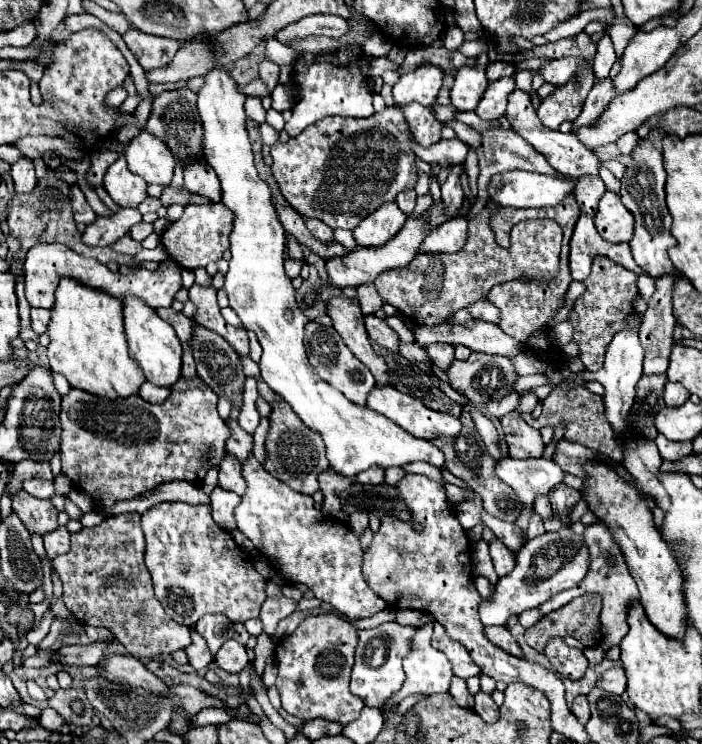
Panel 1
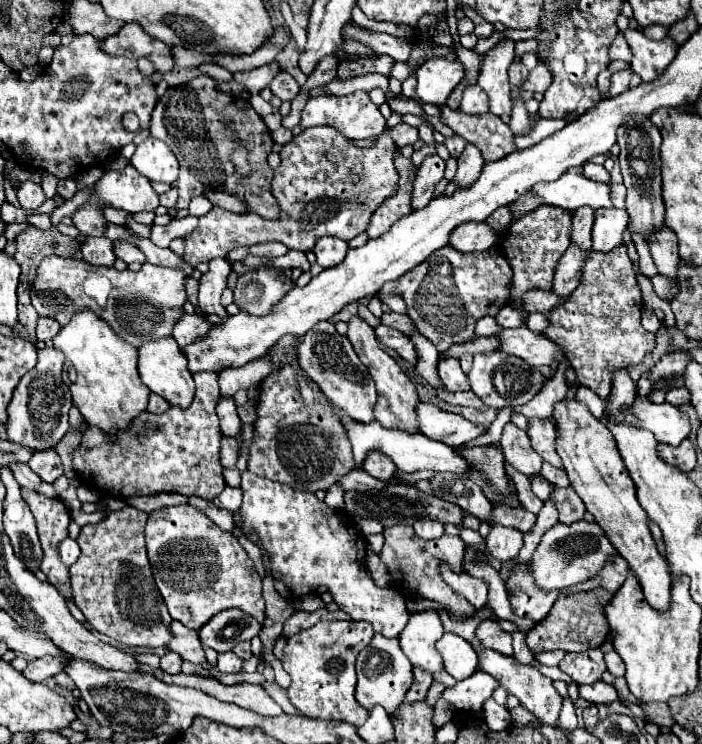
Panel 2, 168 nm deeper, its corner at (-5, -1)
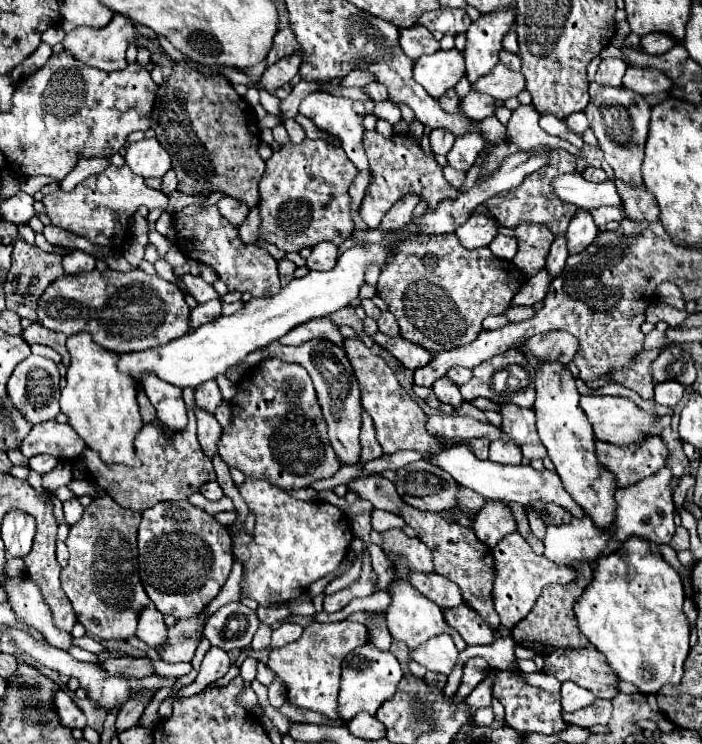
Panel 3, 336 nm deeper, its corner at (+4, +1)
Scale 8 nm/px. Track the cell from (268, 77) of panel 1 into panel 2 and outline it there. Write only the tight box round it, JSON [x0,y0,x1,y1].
[270,71,300,101]

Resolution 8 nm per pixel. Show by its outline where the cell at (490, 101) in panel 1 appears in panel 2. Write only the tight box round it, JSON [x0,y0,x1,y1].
[478,39,514,116]

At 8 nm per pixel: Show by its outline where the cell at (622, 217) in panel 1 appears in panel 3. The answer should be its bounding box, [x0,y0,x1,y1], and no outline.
[569,209,599,253]

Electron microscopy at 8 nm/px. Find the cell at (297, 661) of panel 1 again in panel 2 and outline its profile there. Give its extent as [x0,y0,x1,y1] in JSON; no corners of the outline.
[280,621,374,727]

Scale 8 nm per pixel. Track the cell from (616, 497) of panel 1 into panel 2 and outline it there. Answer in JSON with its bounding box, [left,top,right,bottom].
[552,399,670,611]

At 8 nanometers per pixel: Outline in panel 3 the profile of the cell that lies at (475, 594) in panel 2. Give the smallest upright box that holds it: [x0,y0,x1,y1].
[407,573,463,609]

